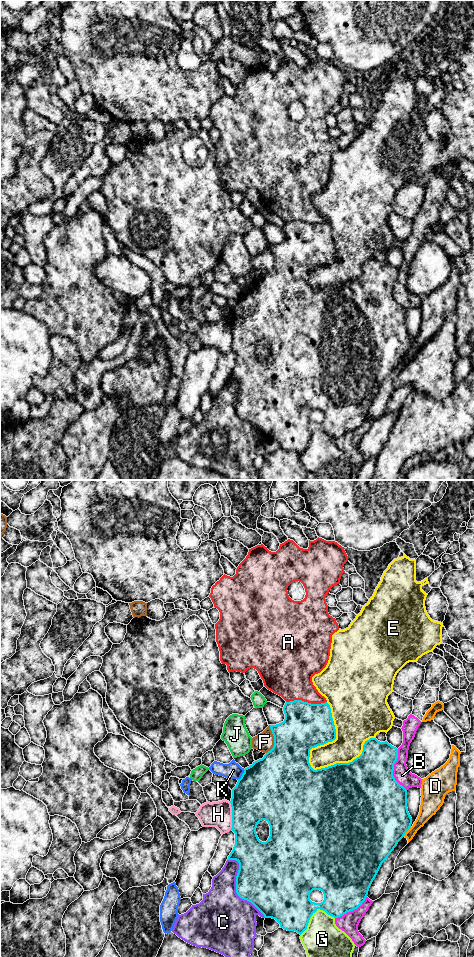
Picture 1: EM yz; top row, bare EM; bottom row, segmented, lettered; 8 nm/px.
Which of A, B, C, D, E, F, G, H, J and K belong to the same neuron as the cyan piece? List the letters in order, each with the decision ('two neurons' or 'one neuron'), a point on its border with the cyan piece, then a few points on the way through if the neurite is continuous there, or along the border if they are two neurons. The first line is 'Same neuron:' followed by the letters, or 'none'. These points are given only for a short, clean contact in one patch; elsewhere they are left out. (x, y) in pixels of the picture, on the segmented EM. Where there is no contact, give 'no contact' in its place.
Same neuron: none
A: two neurons; meets cyan in yz at (306, 702); border along yz (286, 701), (326, 702)
B: two neurons; meets cyan in yz at (393, 769)
C: two neurons; meets cyan in yz at (236, 887)
D: two neurons; meets cyan in yz at (407, 830)
E: two neurons; meets cyan in yz at (330, 741)
F: two neurons; meets cyan in yz at (274, 739)
G: two neurons; meets cyan in yz at (312, 914)
H: two neurons; meets cyan in yz at (232, 816)
J: two neurons; no contact
K: two neurons; meets cyan in yz at (242, 775)

